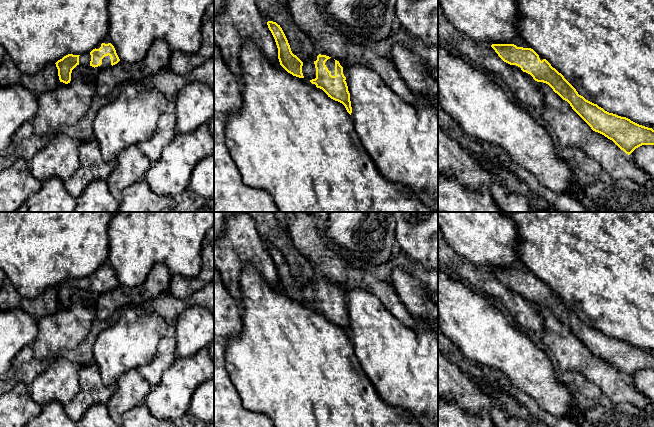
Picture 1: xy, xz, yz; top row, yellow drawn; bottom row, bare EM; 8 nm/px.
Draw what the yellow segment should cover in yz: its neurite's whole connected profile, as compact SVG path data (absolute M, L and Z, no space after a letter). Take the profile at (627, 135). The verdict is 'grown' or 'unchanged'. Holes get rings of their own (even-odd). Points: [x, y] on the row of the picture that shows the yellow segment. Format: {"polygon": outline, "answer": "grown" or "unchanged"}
{"polygon": "M522 42L490 45L498 56L529 78L548 84L567 101L572 109L591 127L612 140L630 155L642 145L654 145L654 130L639 125L626 117L605 111L579 95L576 89L551 64Z", "answer": "grown"}

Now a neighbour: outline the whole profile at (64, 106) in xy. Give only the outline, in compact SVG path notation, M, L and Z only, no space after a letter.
M77 65L68 84L59 82L54 90L36 95L38 109L30 121L36 139L47 139L87 114L96 95L96 76L94 67Z

